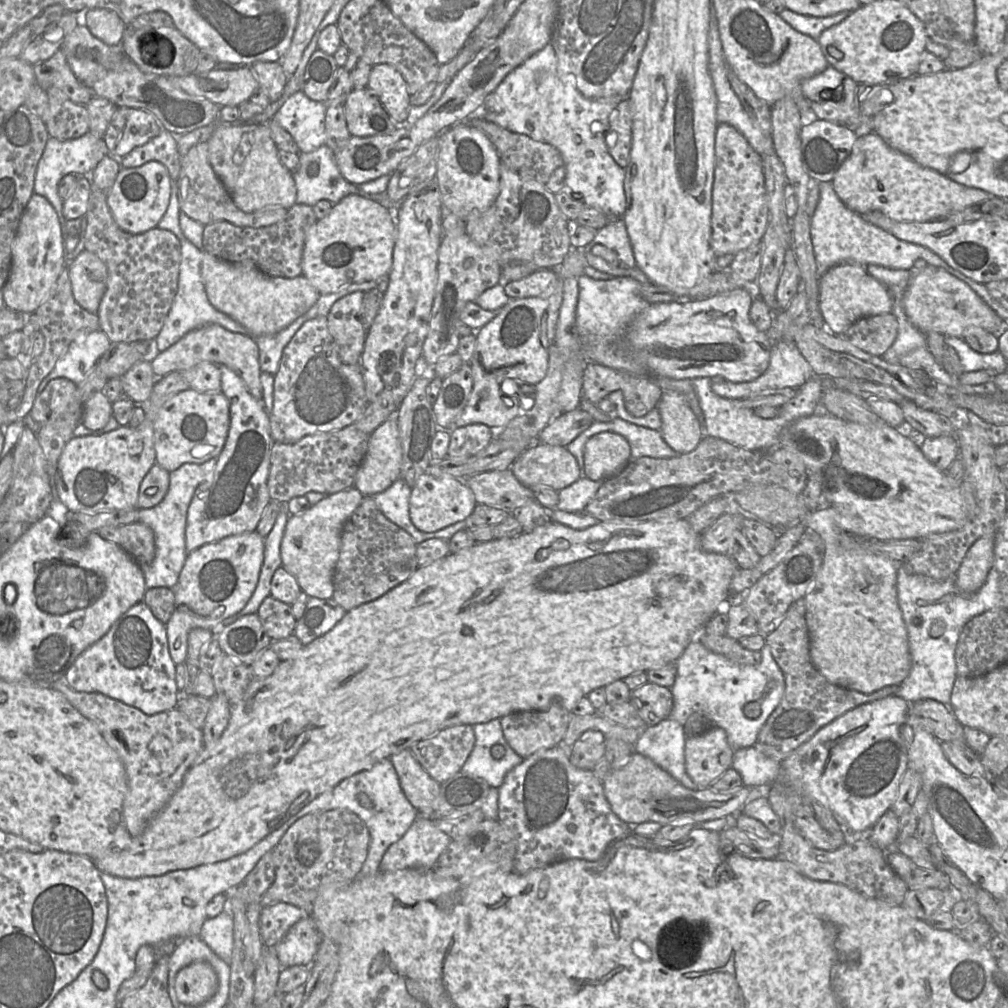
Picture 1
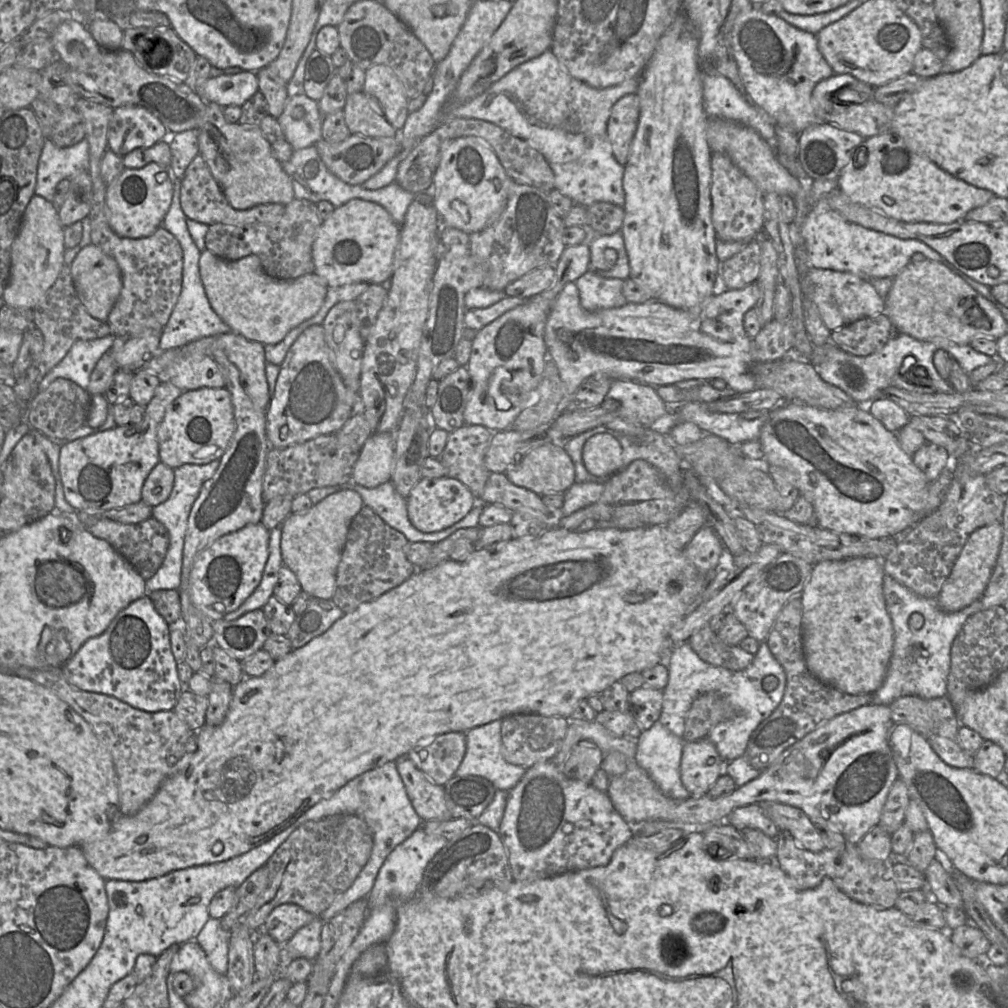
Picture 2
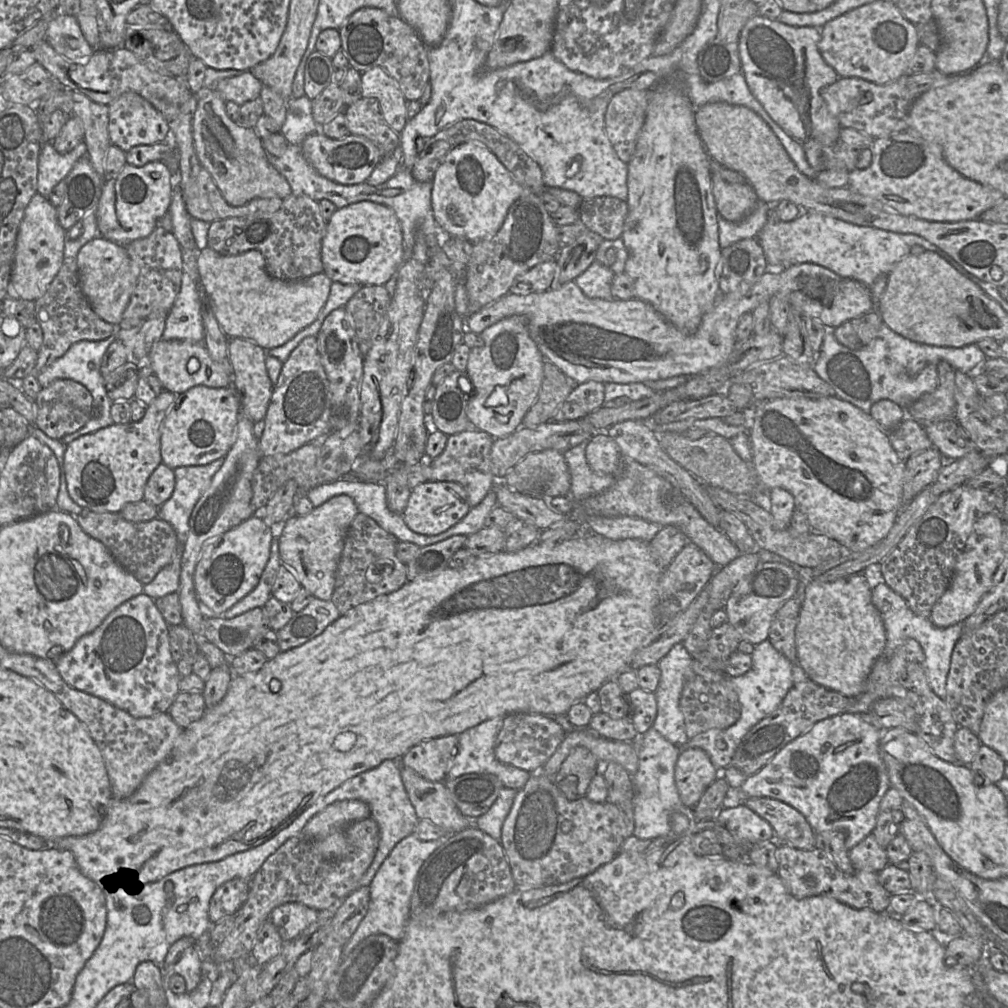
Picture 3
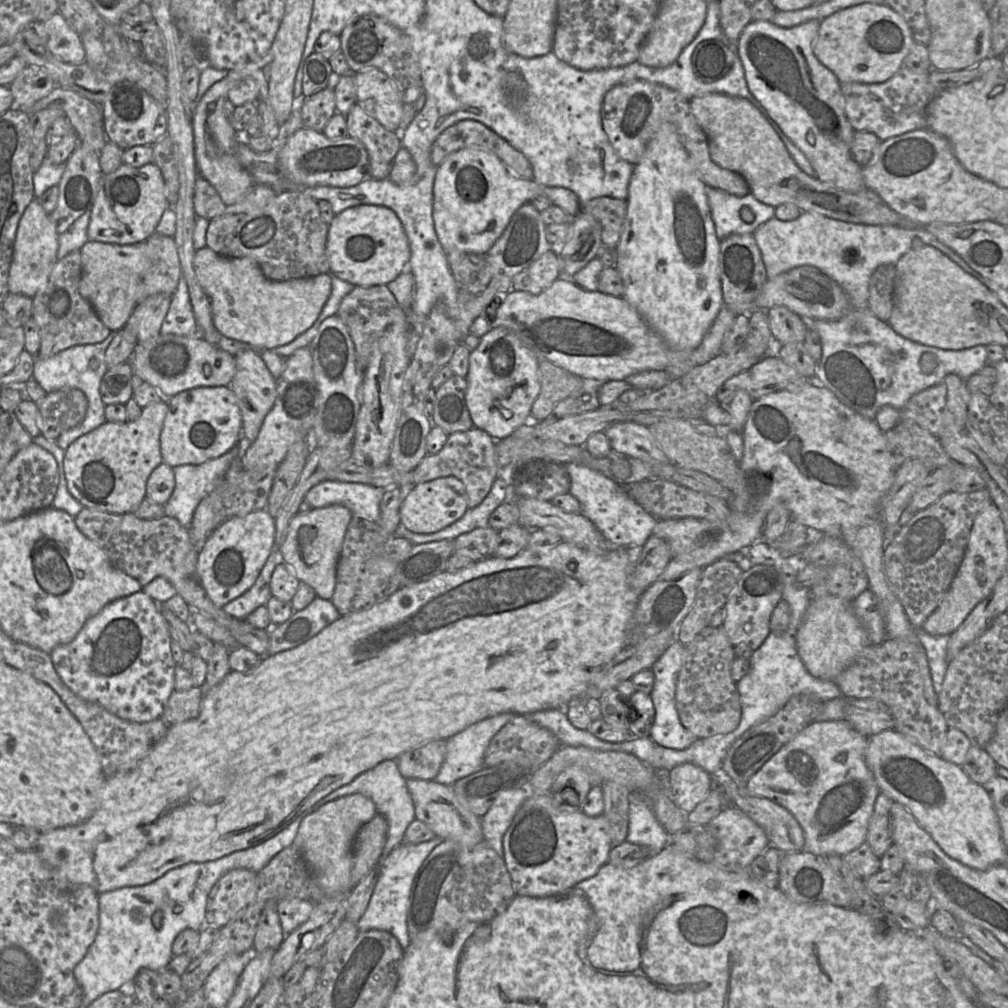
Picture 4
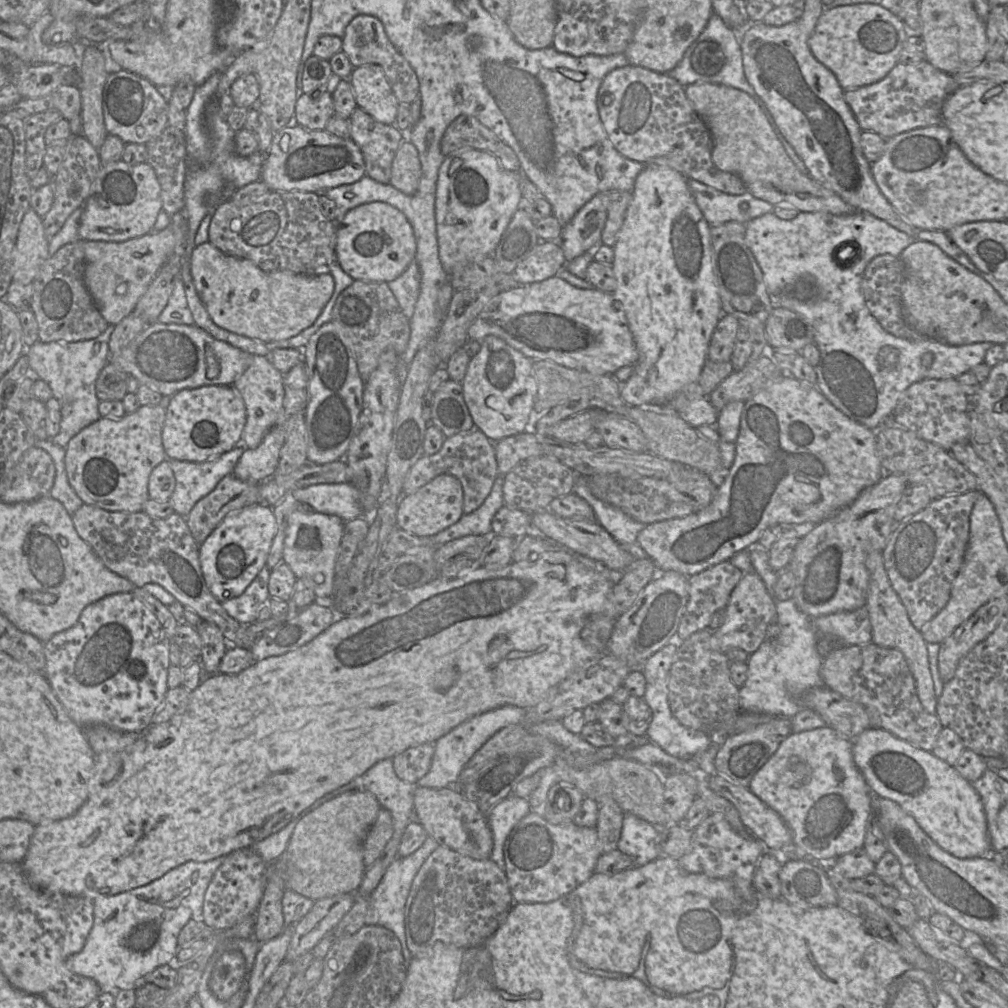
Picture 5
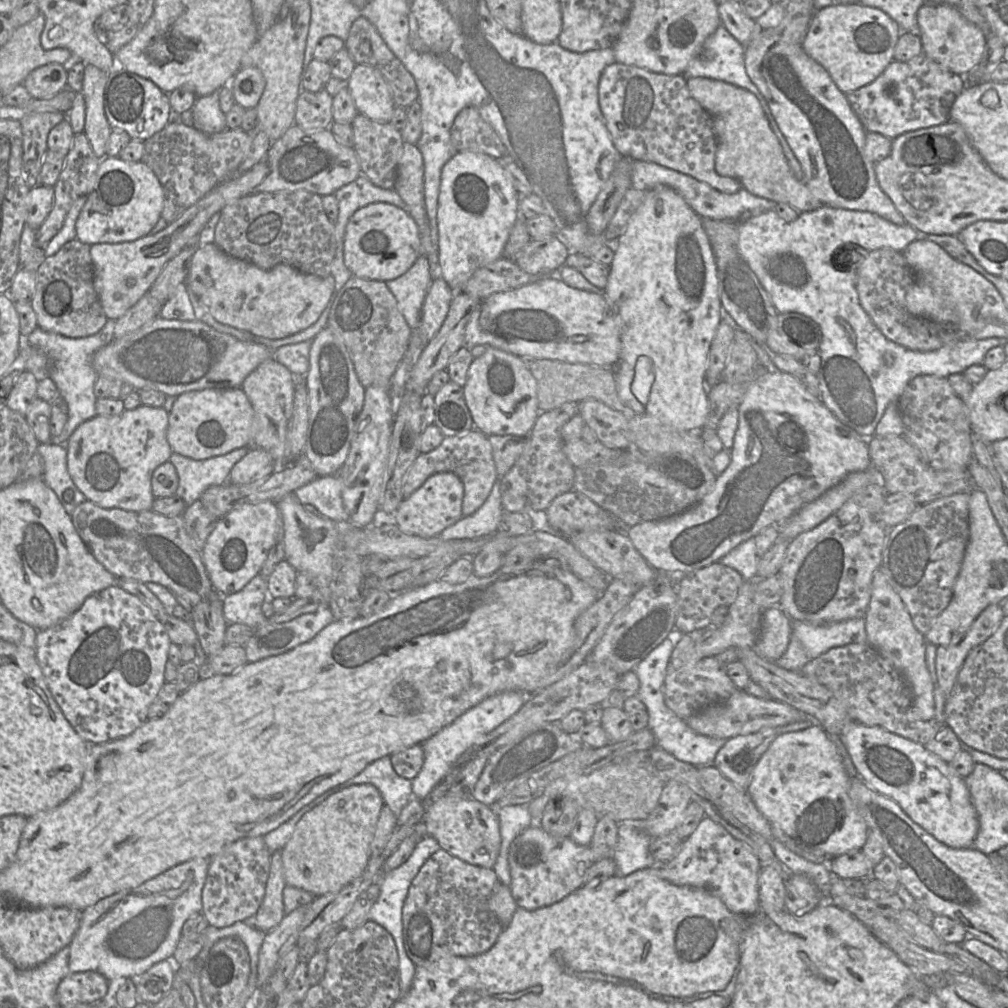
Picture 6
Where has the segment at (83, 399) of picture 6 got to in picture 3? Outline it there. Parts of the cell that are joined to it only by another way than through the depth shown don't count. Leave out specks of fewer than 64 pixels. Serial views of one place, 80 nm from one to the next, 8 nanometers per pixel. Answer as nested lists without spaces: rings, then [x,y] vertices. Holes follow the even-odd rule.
[[[115,330],[111,336],[104,340],[81,340],[74,343],[63,356],[56,359],[53,363],[36,375],[39,385],[42,388],[48,387],[54,380],[57,379],[72,379],[83,384],[91,393],[94,406],[97,406],[100,409],[100,417],[91,417],[78,431],[68,434],[61,439],[65,445],[82,435],[95,432],[114,423],[110,412],[113,401],[107,395],[105,379],[101,375],[100,367],[102,358],[107,348],[116,339],[117,331],[118,330]]]

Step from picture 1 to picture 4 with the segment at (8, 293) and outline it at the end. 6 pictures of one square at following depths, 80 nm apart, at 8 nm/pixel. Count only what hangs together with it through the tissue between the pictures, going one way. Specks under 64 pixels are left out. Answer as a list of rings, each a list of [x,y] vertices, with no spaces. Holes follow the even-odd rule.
[[[34,198],[25,209],[16,232],[12,262],[8,275],[10,293],[33,298],[47,283],[58,258],[58,233],[38,200]]]

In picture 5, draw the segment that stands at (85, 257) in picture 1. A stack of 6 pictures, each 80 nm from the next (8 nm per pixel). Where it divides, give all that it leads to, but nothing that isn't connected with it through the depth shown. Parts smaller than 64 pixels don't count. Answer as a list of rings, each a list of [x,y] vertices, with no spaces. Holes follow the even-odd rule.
[[[185,207],[171,216],[169,226],[158,232],[125,242],[85,242],[86,269],[84,284],[99,312],[110,325],[129,315],[162,266],[184,244],[188,232]]]

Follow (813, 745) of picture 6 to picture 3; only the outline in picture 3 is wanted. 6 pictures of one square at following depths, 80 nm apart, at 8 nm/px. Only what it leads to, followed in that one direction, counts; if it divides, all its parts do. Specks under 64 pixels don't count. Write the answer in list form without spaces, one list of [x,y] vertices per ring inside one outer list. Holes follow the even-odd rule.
[[[845,712],[818,721],[785,745],[762,769],[747,776],[738,791],[746,798],[770,797],[791,805],[803,814],[816,835],[826,831],[842,832],[845,847],[852,849],[873,832],[880,802],[890,788],[888,772],[879,752],[883,731],[867,722],[863,715]]]

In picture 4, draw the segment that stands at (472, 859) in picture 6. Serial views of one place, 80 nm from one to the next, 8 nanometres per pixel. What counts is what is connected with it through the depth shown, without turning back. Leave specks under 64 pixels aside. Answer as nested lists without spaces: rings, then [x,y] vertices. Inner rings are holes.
[[[406,779],[408,791],[415,806],[415,817],[425,823],[442,840],[450,840],[465,846],[484,841],[481,818],[463,806],[451,786],[435,780]]]

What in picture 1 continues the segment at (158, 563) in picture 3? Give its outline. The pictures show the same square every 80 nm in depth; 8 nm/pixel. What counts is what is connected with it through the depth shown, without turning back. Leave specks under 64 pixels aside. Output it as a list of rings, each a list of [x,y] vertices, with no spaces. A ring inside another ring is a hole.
[[[134,522],[127,525],[103,527],[98,534],[126,551],[139,565],[148,566],[155,557],[155,537],[146,524]]]

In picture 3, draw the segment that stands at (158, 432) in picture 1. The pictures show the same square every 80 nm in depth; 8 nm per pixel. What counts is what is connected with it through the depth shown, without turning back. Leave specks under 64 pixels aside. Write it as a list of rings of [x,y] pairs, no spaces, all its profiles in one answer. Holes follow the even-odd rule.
[[[194,386],[177,394],[161,426],[162,463],[175,469],[225,457],[235,441],[240,410],[240,398],[232,386]]]

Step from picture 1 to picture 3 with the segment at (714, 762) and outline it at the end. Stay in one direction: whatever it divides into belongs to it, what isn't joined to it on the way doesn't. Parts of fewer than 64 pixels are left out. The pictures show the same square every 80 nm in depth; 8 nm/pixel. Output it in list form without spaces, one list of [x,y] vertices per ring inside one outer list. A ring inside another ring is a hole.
[[[703,749],[681,750],[675,765],[674,779],[682,803],[693,808],[720,773]]]

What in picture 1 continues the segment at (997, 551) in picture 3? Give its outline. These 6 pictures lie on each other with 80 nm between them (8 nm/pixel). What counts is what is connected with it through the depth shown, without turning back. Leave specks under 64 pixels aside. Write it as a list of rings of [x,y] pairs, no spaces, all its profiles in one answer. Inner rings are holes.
[[[995,536],[977,539],[967,551],[954,577],[963,592],[973,593],[984,584],[993,565]]]

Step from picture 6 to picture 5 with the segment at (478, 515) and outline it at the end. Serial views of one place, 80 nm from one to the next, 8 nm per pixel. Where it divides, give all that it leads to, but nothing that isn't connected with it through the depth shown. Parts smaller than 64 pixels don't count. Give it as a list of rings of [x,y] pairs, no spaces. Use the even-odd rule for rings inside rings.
[[[499,475],[494,481],[490,494],[478,509],[472,513],[463,514],[458,522],[434,536],[420,537],[426,539],[424,544],[437,548],[464,536],[490,536],[491,522],[499,509],[504,506],[503,484],[504,476]]]

